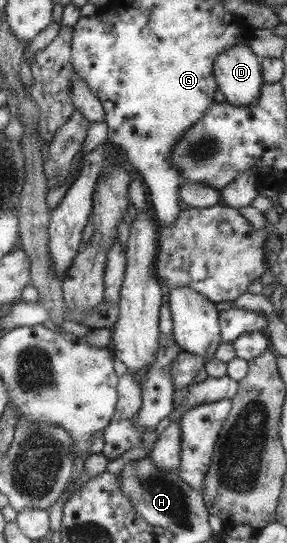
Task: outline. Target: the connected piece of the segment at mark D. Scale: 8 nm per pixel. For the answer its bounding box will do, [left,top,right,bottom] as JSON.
[213,45,264,105]

